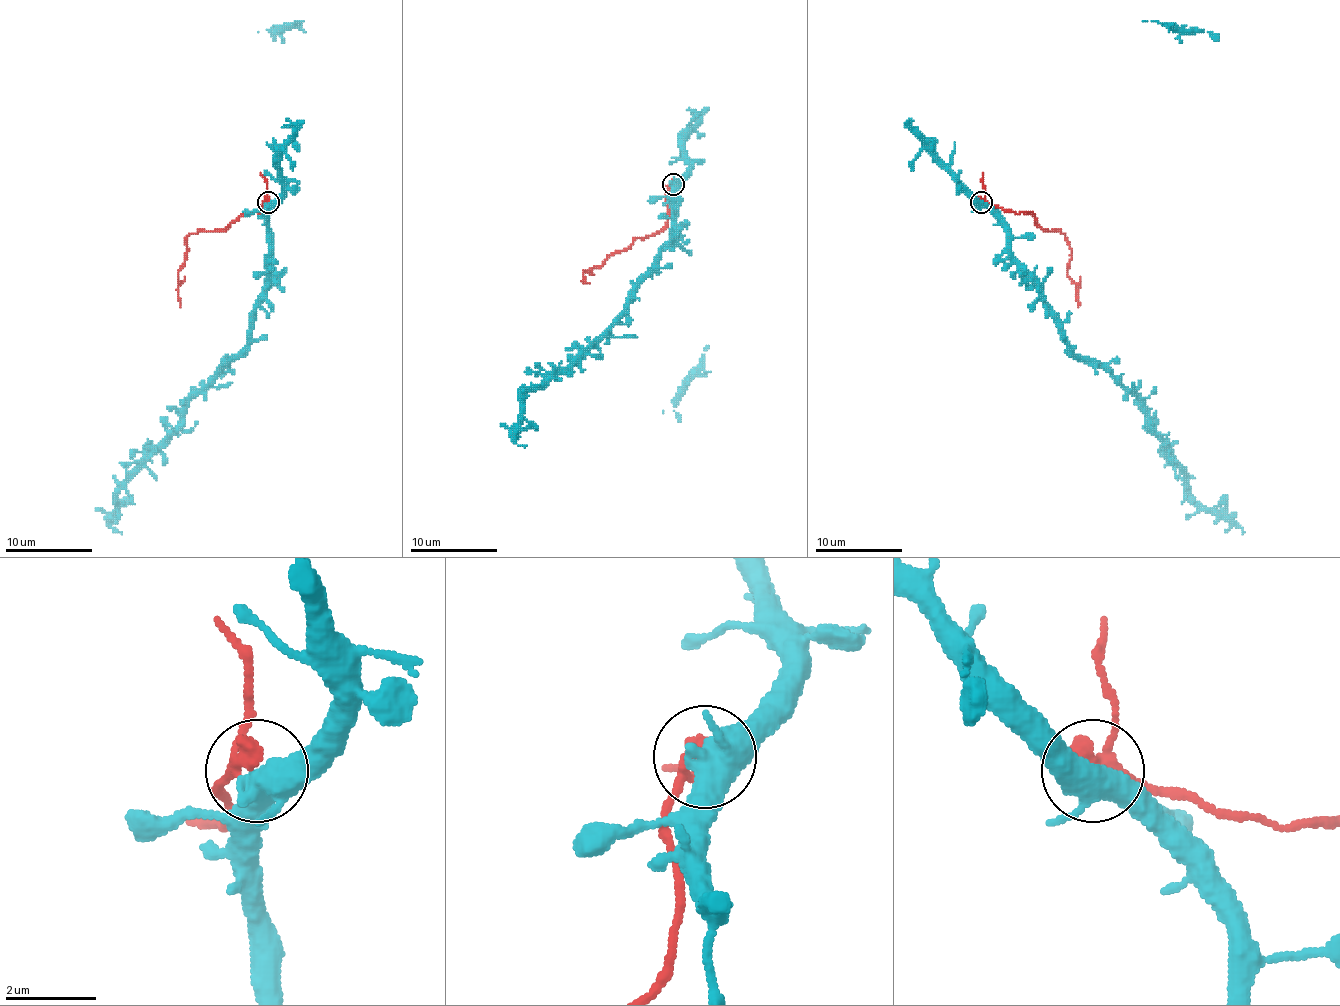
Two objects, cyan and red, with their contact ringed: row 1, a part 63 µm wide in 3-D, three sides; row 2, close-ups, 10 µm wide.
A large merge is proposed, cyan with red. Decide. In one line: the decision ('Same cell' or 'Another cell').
Another cell

